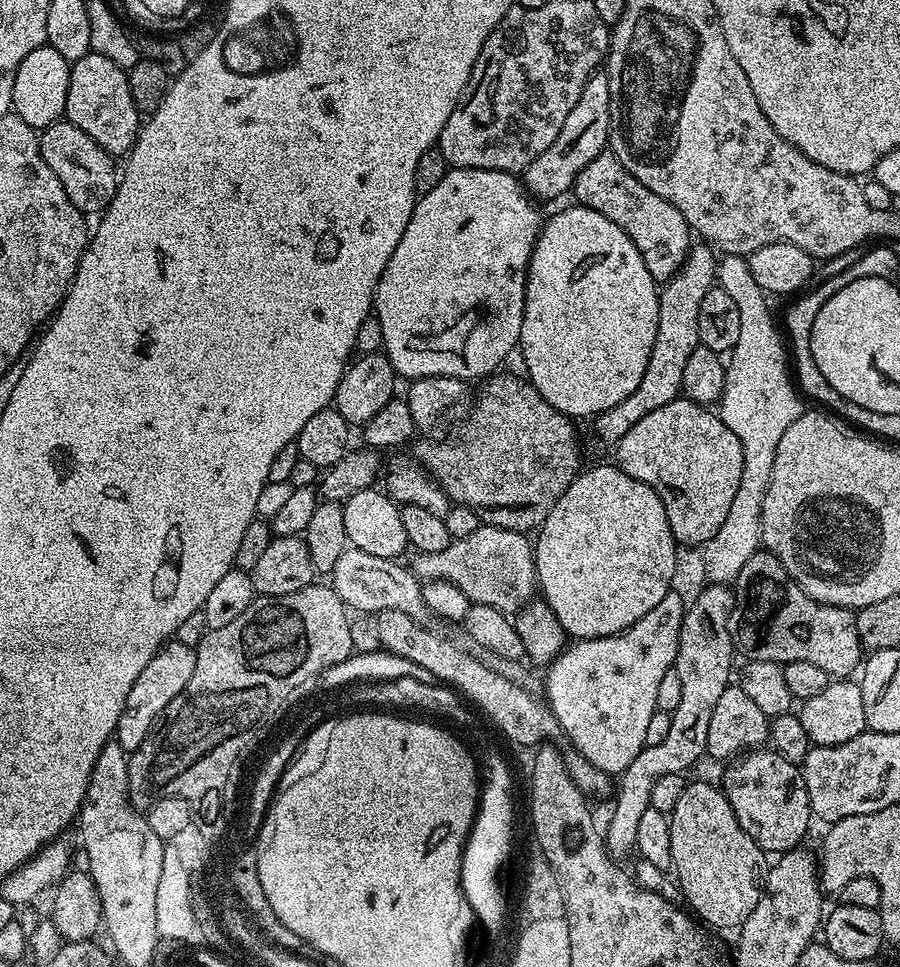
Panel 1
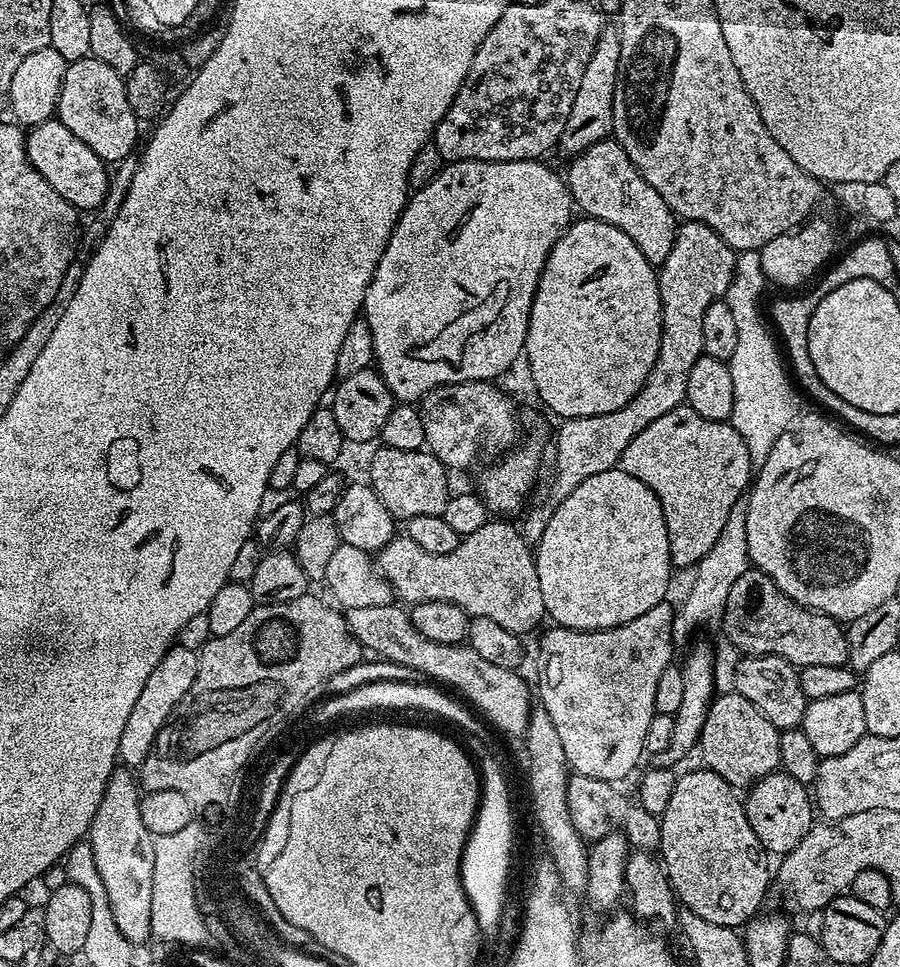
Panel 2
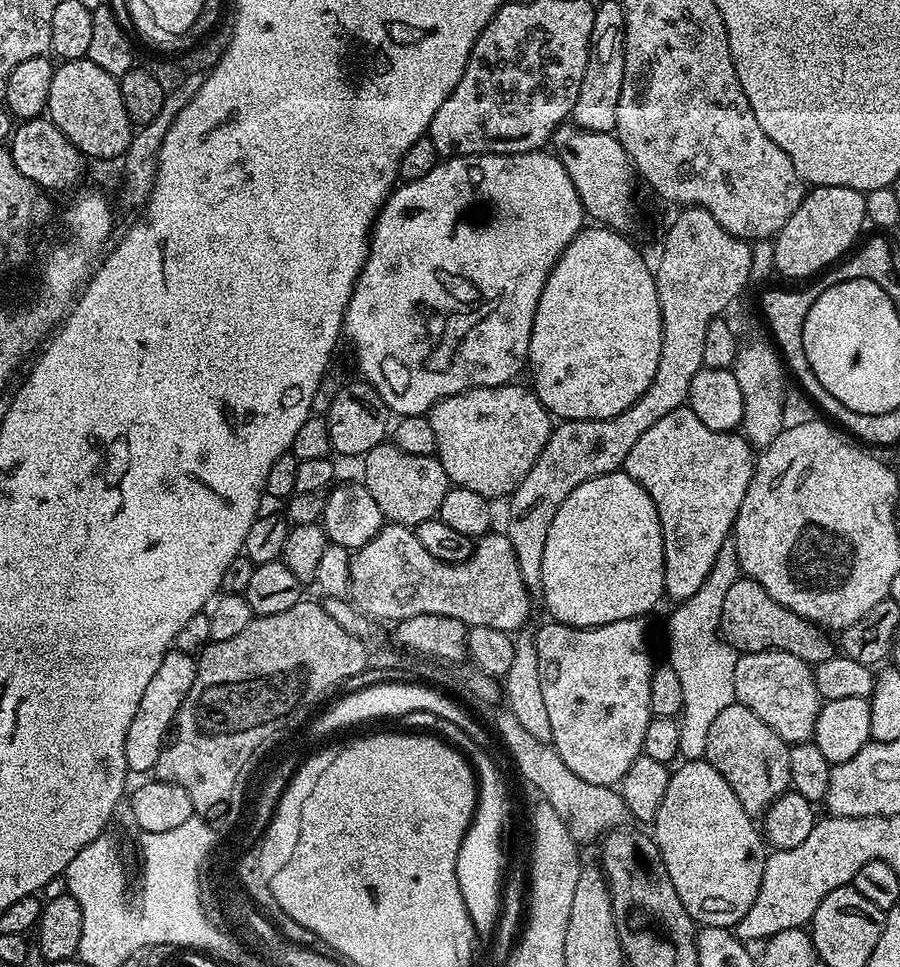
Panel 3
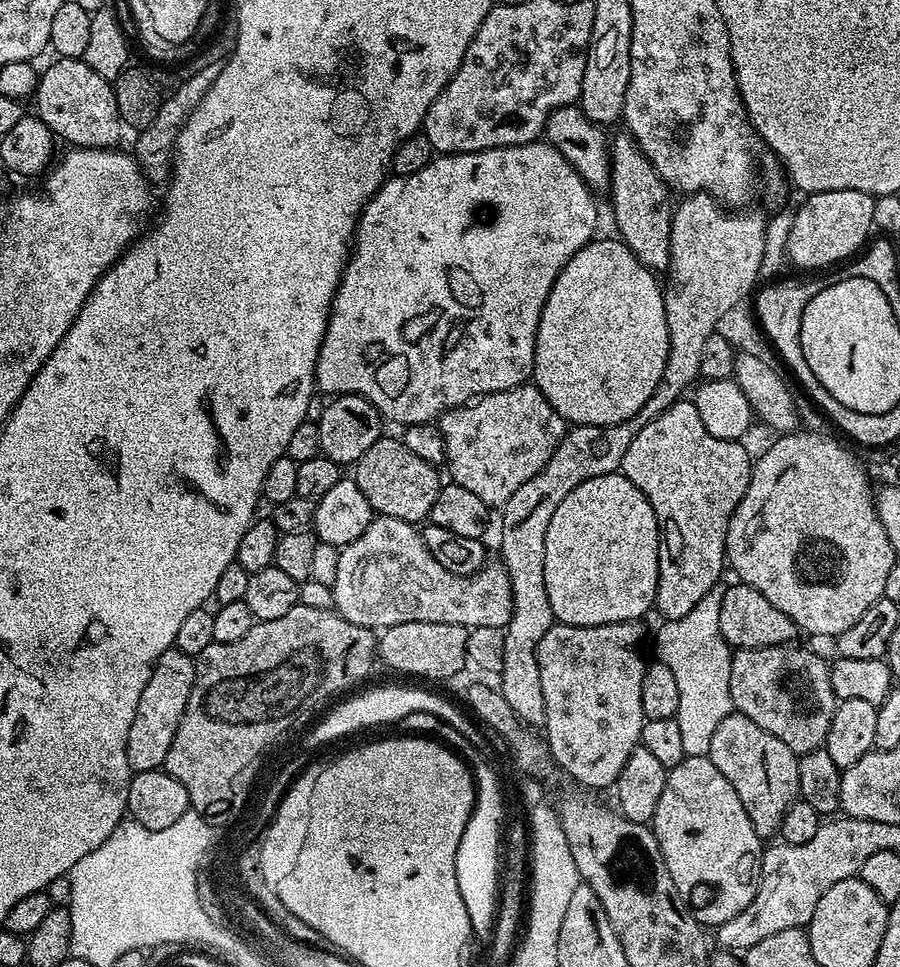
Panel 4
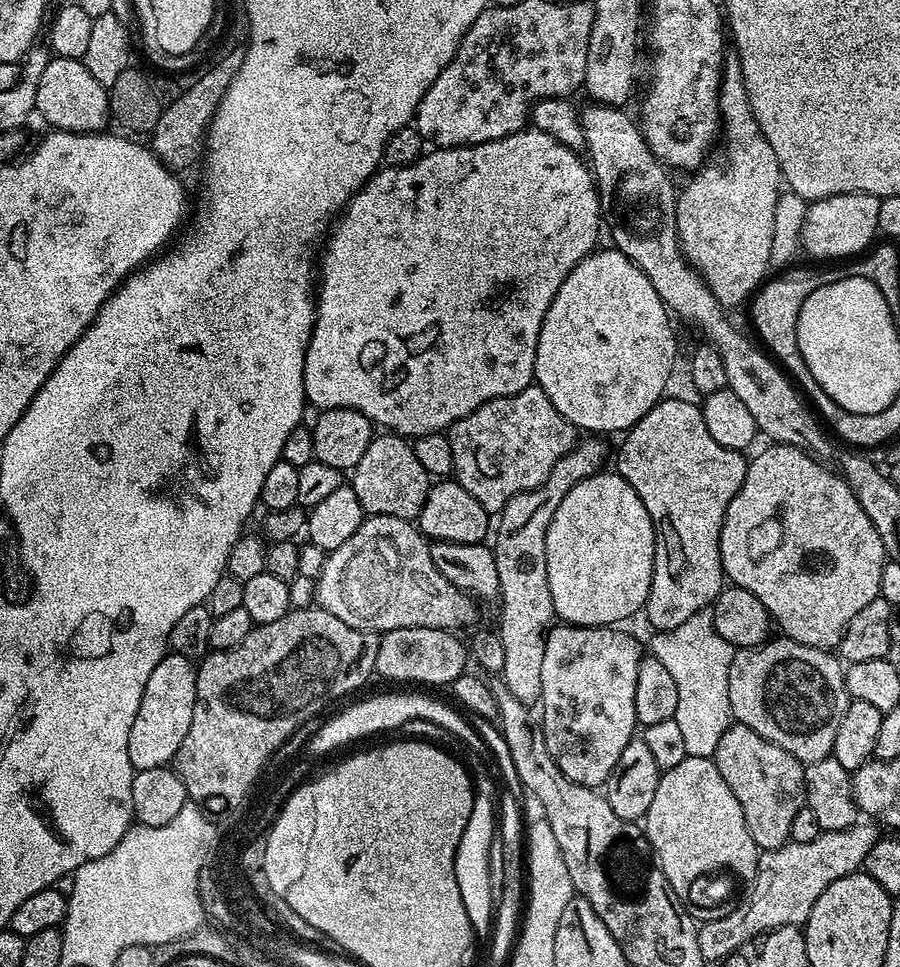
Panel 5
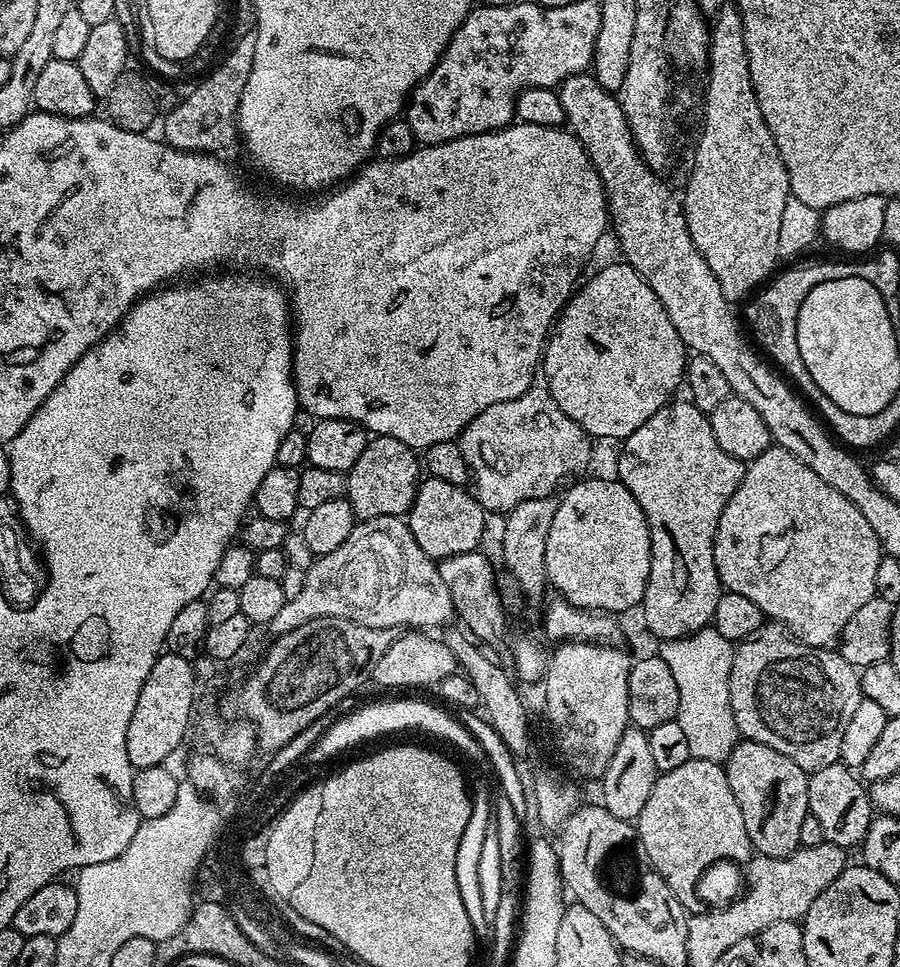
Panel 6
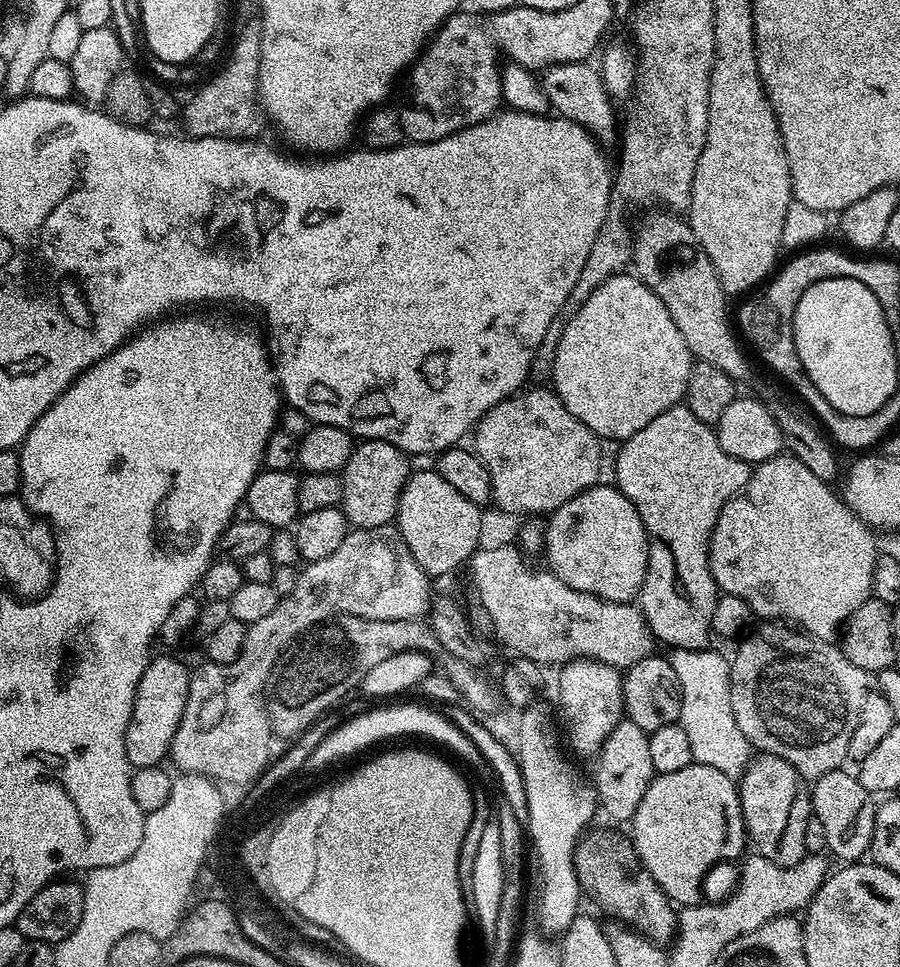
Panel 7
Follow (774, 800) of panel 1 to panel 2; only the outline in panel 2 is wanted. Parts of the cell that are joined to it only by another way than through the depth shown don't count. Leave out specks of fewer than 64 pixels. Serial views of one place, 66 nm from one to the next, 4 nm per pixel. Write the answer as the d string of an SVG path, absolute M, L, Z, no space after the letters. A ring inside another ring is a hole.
M775 770L757 780L746 793L748 796L743 797L746 818L750 822L750 830L758 834L758 842L762 842L770 854L794 851L814 823L814 800L805 784L790 778L786 771Z

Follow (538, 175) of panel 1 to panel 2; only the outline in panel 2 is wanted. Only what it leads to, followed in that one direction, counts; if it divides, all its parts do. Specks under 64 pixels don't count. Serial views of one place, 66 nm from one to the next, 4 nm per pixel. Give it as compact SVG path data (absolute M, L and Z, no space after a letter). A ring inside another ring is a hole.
M612 26L604 27L594 46L594 54L590 54L590 62L586 62L586 70L578 86L578 95L574 98L574 106L570 106L566 126L560 135L559 151L569 152L569 157L576 157L600 140L607 140L612 136L612 107L614 106L614 86L618 74L619 53L619 31Z

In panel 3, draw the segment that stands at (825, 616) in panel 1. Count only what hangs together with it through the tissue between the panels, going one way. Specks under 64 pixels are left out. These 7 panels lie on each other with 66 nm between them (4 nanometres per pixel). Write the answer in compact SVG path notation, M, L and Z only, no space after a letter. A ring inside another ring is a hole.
M741 578L730 586L726 602L722 602L720 631L725 640L736 649L737 653L778 651L796 655L808 665L821 664L834 655L834 644L828 641L829 633L818 624L811 624L802 619L794 610L774 602L770 594L757 582Z

